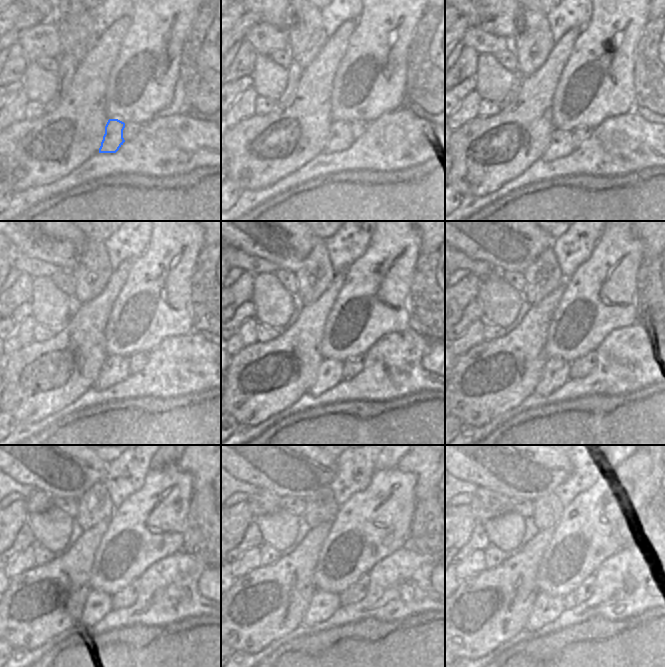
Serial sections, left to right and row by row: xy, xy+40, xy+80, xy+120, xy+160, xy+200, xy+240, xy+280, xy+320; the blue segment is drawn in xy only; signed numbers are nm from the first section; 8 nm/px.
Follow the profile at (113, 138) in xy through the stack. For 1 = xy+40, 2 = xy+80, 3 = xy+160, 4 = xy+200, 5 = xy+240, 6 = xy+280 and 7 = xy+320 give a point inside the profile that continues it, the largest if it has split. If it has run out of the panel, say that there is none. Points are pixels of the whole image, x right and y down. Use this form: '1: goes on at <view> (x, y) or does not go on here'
1: goes on at xy+40 (340, 138)
2: goes on at xy+80 (561, 145)
3: goes on at xy+160 (330, 373)
4: goes on at xy+200 (555, 372)
5: goes on at xy+240 (98, 604)
6: goes on at xy+280 (323, 604)
7: goes on at xy+320 (546, 608)

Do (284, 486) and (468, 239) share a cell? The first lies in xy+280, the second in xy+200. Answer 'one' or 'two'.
one

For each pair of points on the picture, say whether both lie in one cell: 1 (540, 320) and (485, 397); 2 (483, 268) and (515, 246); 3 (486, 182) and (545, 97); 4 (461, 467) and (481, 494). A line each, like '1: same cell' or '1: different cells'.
1: same cell
2: different cells
3: same cell
4: different cells

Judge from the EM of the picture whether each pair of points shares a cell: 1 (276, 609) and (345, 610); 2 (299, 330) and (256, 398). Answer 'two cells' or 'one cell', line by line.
1: two cells
2: one cell

